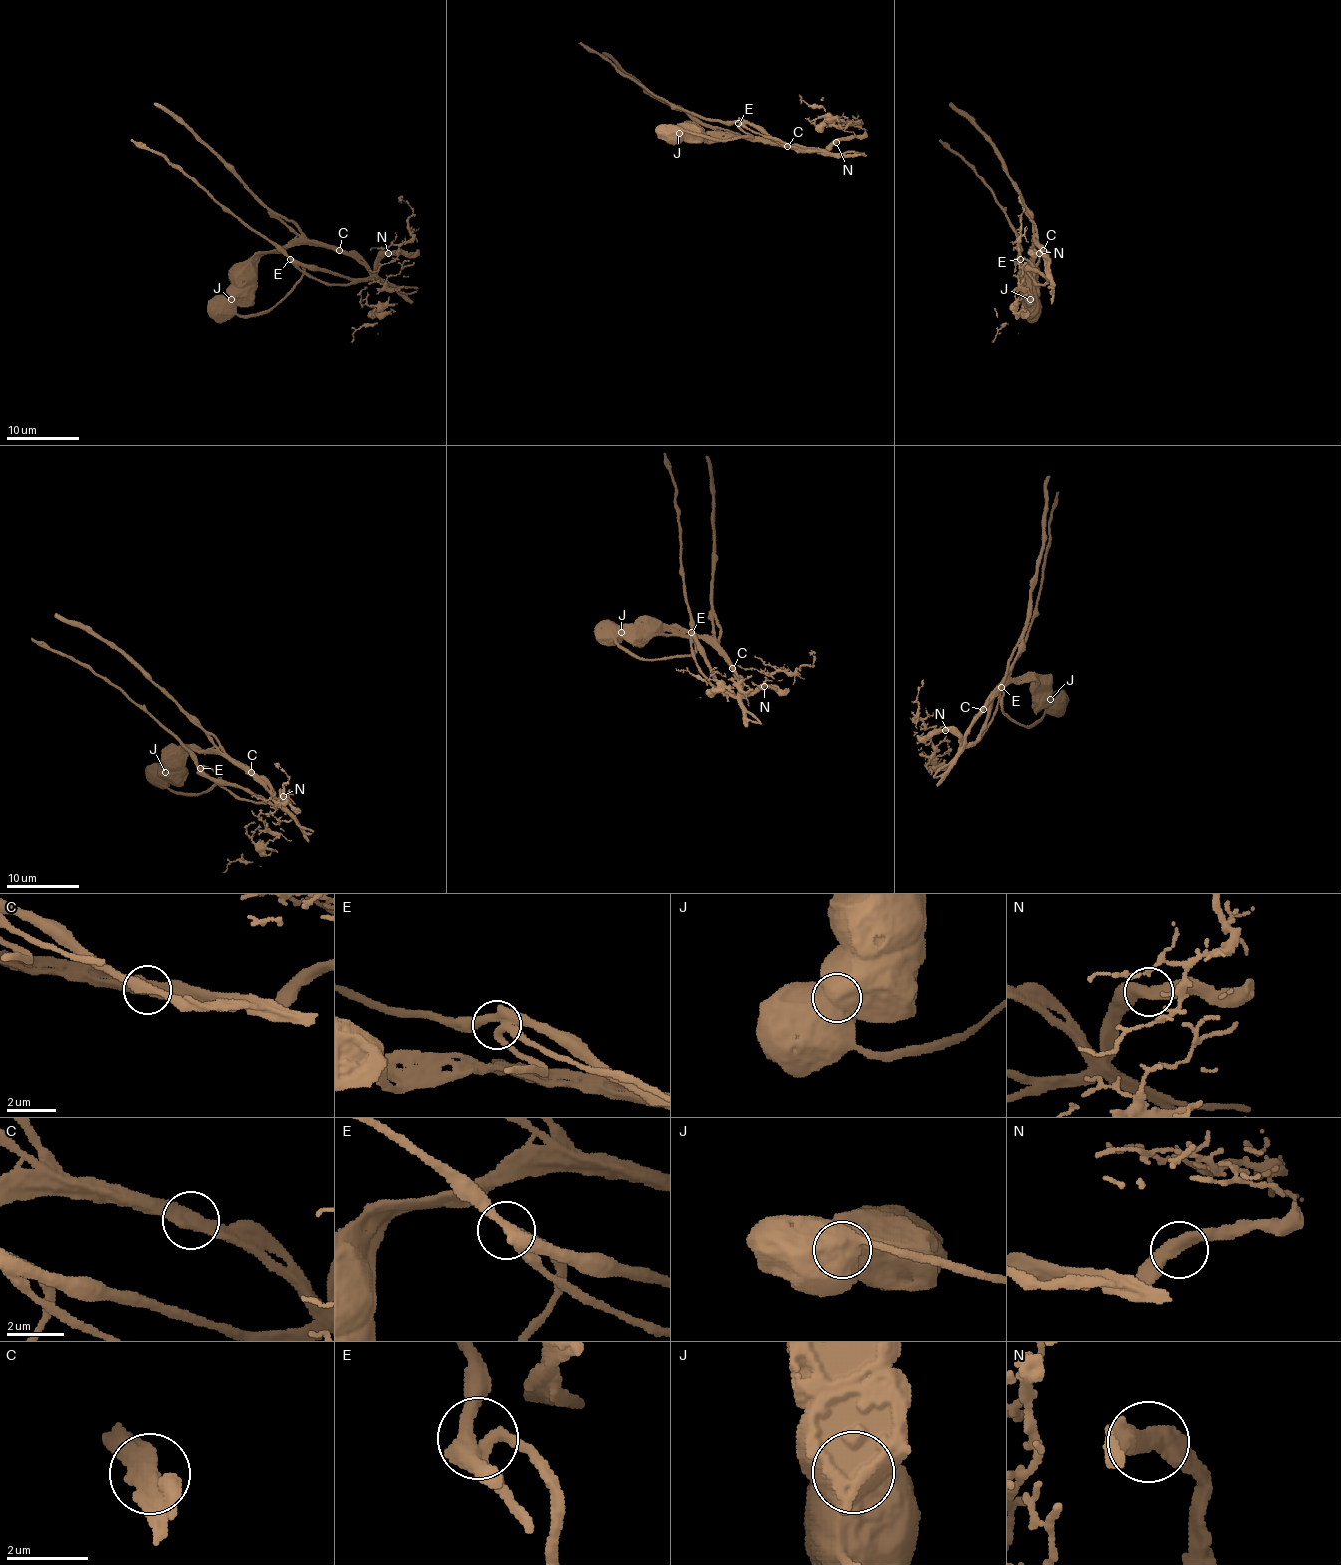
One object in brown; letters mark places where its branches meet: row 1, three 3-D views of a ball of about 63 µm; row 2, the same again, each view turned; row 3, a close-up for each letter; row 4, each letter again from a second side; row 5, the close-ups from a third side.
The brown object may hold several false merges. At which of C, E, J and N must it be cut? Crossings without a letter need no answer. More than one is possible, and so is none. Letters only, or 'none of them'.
C, J

